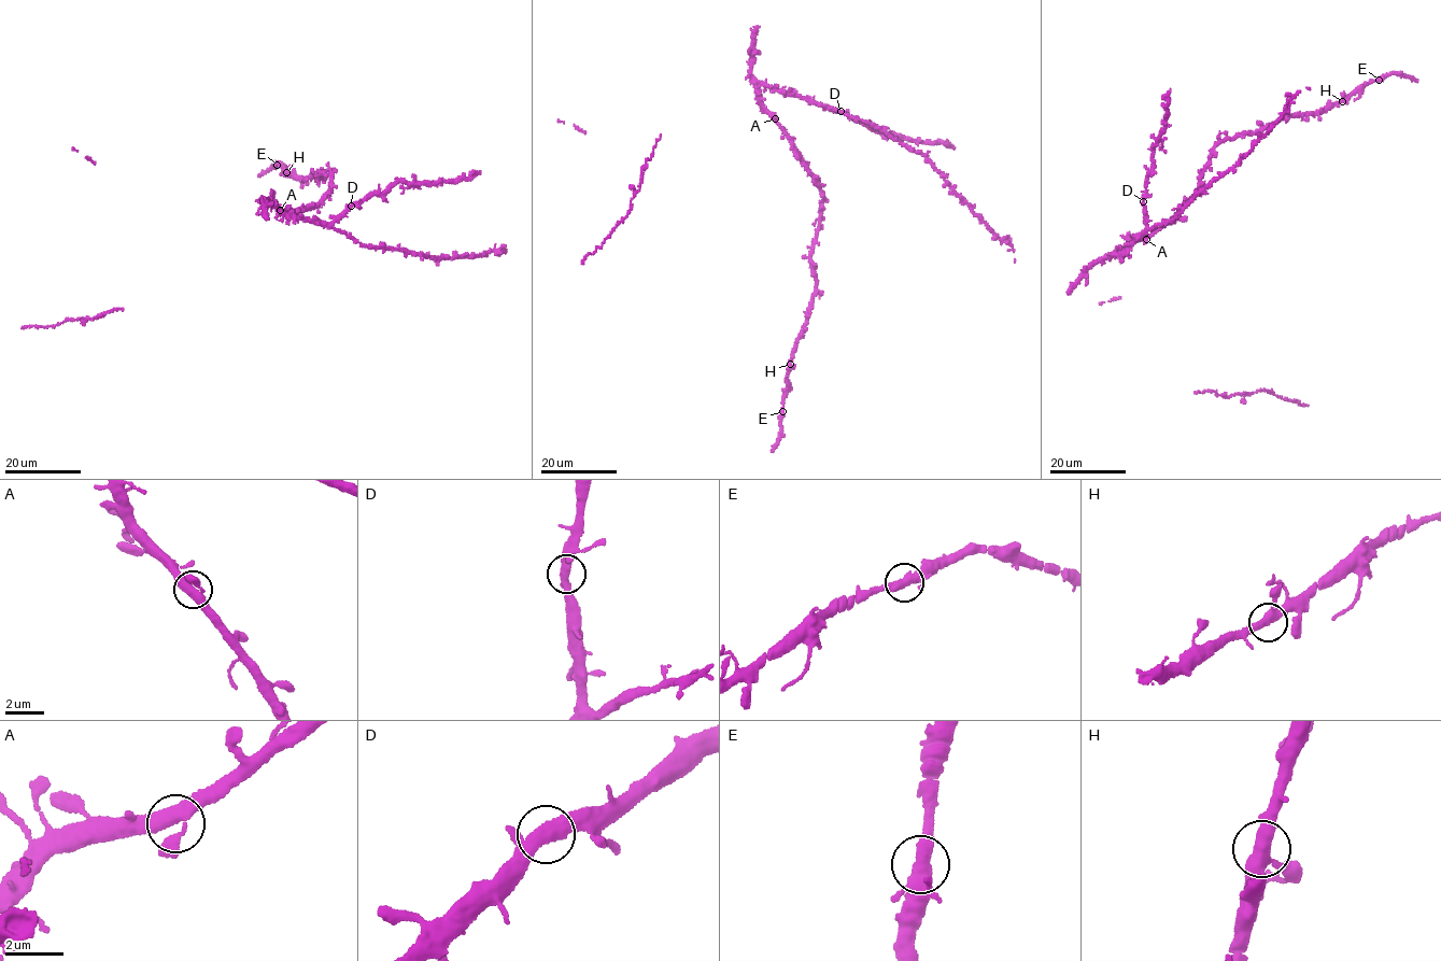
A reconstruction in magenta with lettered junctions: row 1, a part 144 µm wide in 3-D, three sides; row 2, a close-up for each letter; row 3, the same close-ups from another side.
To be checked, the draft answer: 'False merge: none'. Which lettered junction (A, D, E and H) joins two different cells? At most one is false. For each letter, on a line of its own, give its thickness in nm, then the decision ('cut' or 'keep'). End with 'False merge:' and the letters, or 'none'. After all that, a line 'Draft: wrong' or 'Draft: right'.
A: calibre 400 nm; keep
D: calibre 360 nm; keep
E: calibre 400 nm; keep
H: calibre 400 nm; keep
False merge: none
Draft: right

